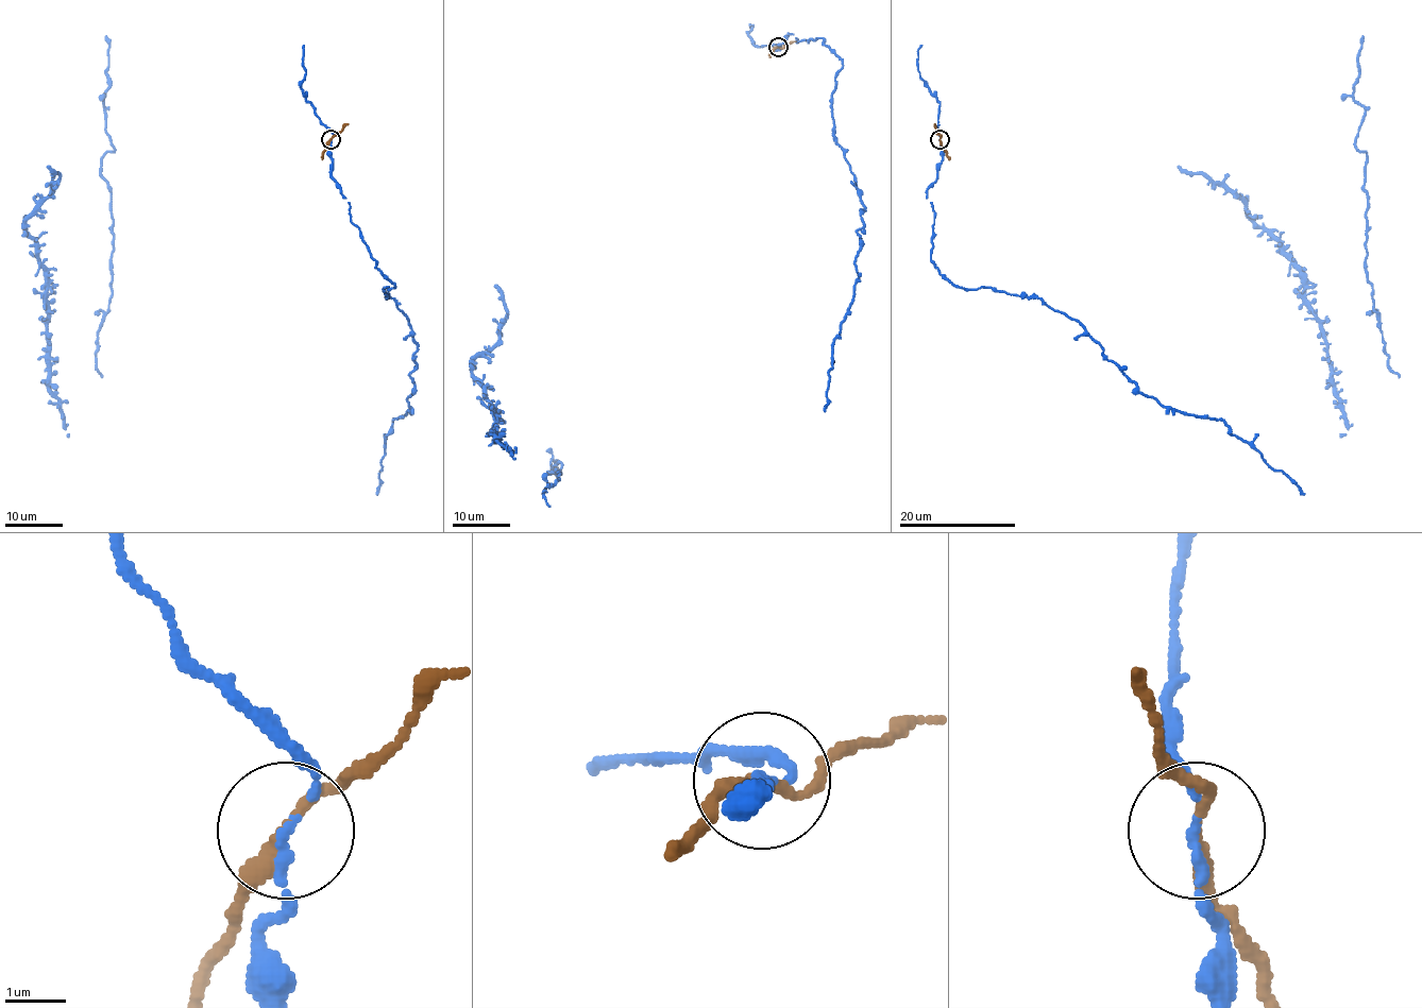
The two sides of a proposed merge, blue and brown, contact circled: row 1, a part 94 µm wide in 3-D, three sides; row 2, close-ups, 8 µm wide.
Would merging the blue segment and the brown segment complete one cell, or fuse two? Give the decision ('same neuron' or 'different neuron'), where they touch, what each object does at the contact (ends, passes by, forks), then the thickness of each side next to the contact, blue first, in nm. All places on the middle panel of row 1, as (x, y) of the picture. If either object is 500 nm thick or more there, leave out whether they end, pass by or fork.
different neuron | (778, 47) | blue passes by | brown passes by | 140/200 nm

